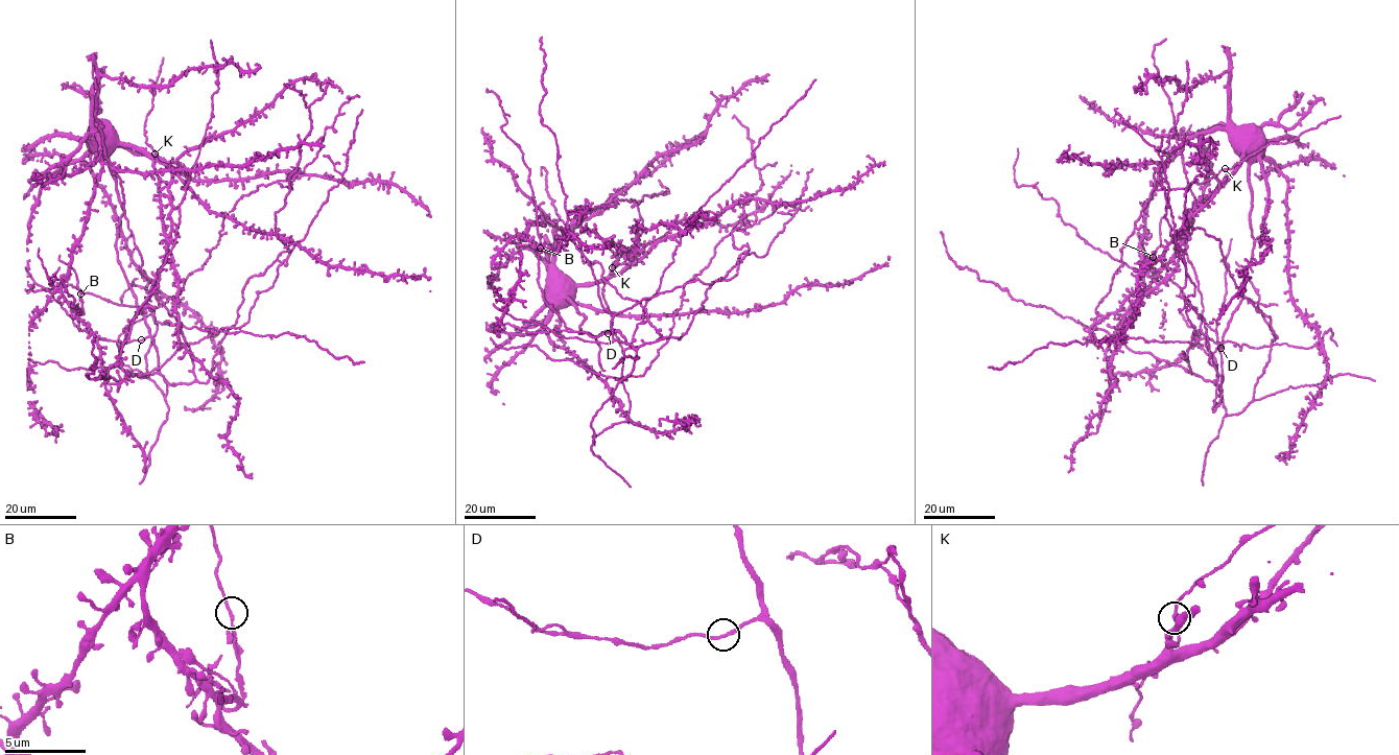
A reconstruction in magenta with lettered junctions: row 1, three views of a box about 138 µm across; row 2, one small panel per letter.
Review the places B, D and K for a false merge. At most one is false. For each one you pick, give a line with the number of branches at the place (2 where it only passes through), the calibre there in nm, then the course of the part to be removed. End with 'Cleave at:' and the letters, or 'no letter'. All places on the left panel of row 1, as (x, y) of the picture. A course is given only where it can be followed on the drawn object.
B: branches 2; calibre 170 nm; course (80, 293), (75, 273), (61, 261), (60, 255)
Cleave at: B

